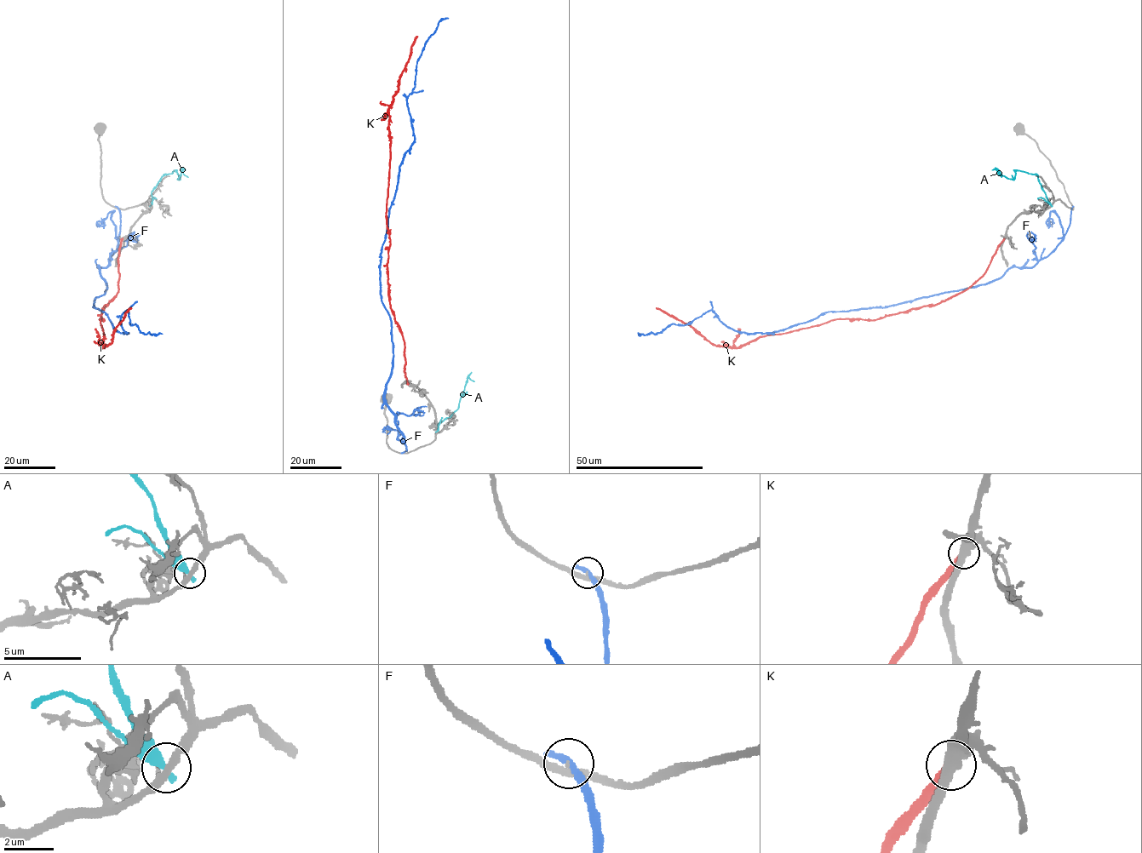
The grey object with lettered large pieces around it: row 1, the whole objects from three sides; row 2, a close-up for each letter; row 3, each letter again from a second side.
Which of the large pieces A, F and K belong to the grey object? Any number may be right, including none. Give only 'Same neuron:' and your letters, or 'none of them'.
Same neuron: none of them

